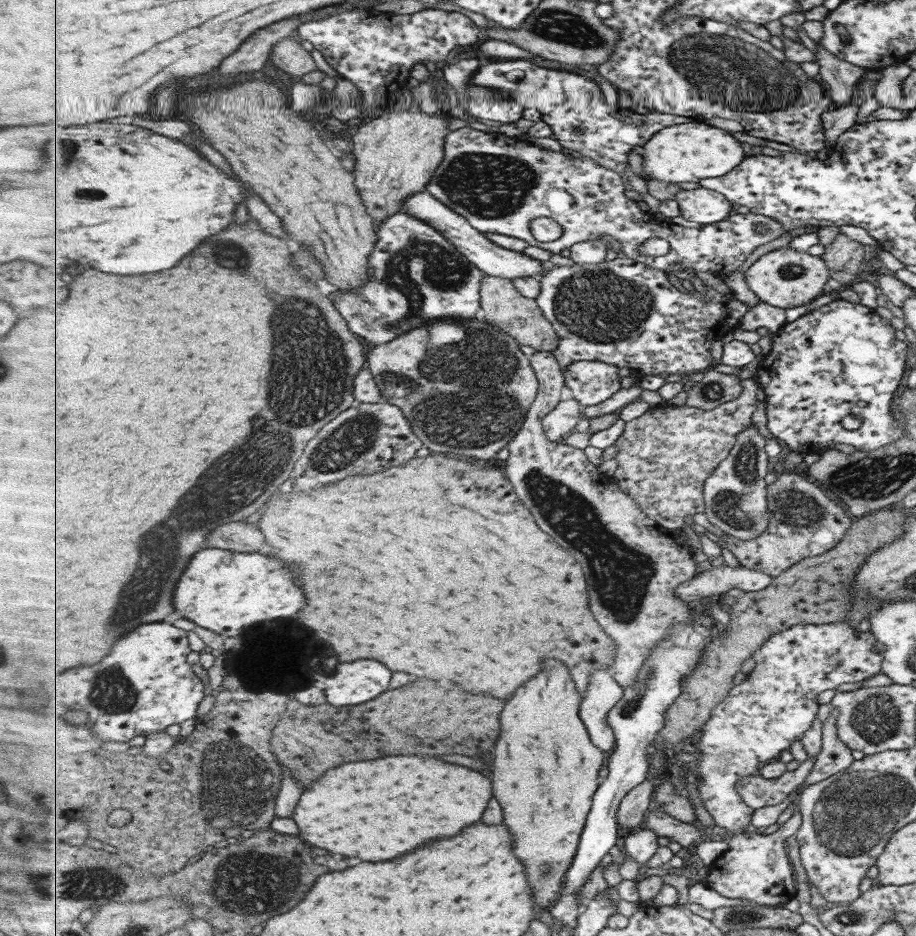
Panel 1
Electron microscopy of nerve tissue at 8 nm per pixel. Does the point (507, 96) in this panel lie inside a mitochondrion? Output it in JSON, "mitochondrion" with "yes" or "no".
{"mitochondrion":"no"}

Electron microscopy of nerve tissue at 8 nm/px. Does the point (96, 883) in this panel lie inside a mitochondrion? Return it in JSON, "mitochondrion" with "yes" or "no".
{"mitochondrion":"yes"}

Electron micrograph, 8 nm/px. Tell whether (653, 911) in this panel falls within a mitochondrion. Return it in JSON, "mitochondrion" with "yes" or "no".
{"mitochondrion":"no"}

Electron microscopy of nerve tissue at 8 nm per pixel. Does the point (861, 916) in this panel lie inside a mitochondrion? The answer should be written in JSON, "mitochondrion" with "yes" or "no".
{"mitochondrion":"yes"}

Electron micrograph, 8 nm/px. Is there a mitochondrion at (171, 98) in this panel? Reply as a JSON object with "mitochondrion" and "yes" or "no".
{"mitochondrion":"yes"}

